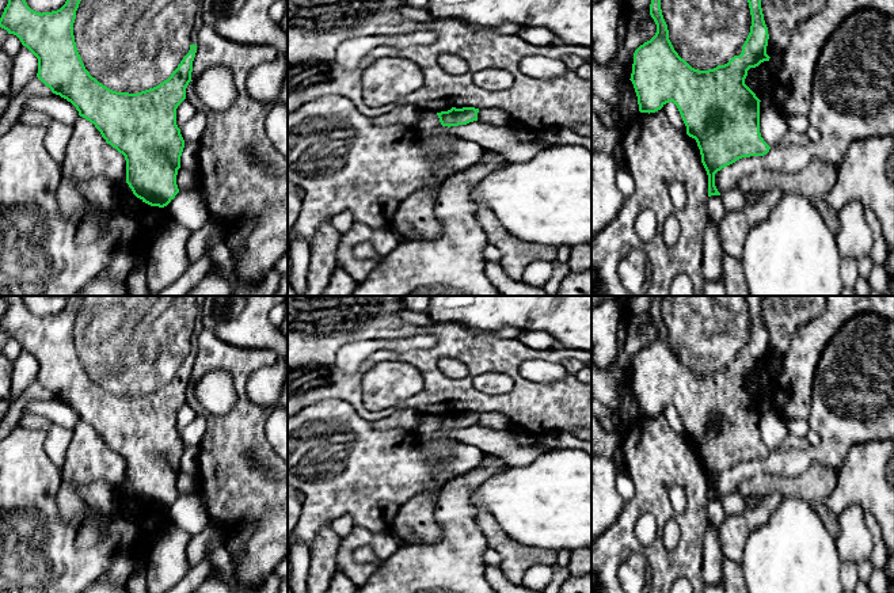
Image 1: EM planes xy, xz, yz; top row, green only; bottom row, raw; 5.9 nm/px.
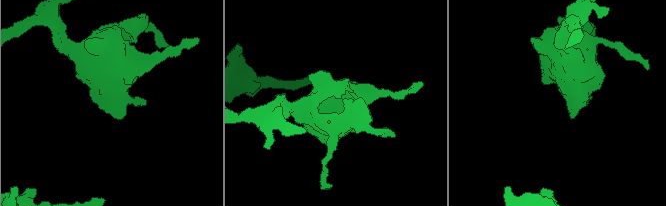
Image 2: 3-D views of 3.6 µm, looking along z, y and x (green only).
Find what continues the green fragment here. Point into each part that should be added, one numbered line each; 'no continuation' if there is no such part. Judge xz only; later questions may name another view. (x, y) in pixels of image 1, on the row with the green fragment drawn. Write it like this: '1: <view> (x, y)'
no continuation

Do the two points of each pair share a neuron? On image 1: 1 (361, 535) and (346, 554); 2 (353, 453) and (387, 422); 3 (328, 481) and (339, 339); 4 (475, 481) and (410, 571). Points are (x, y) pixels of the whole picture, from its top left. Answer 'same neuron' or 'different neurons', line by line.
1: same neuron
2: different neurons
3: different neurons
4: same neuron

